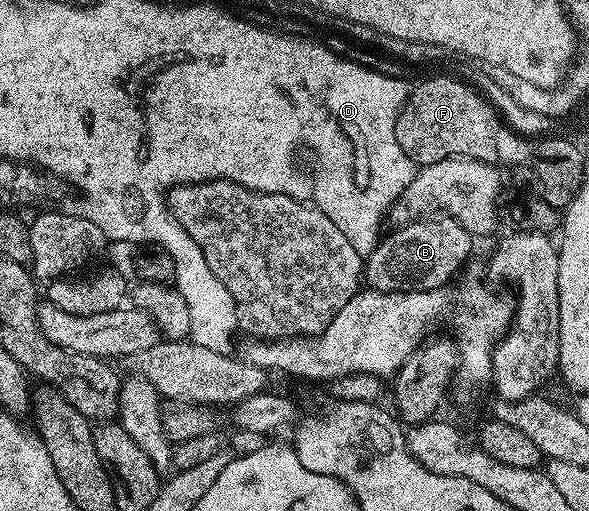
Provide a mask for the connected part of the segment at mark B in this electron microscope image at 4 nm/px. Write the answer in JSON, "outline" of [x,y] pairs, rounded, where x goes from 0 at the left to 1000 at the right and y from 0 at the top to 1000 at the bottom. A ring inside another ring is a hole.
{"outline":[[[756,421],[742,429],[698,429],[691,440],[674,442],[662,454],[669,456],[657,454],[618,511],[620,556],[640,573],[747,566],[766,548],[764,540],[789,515],[798,495],[801,458]]]}

